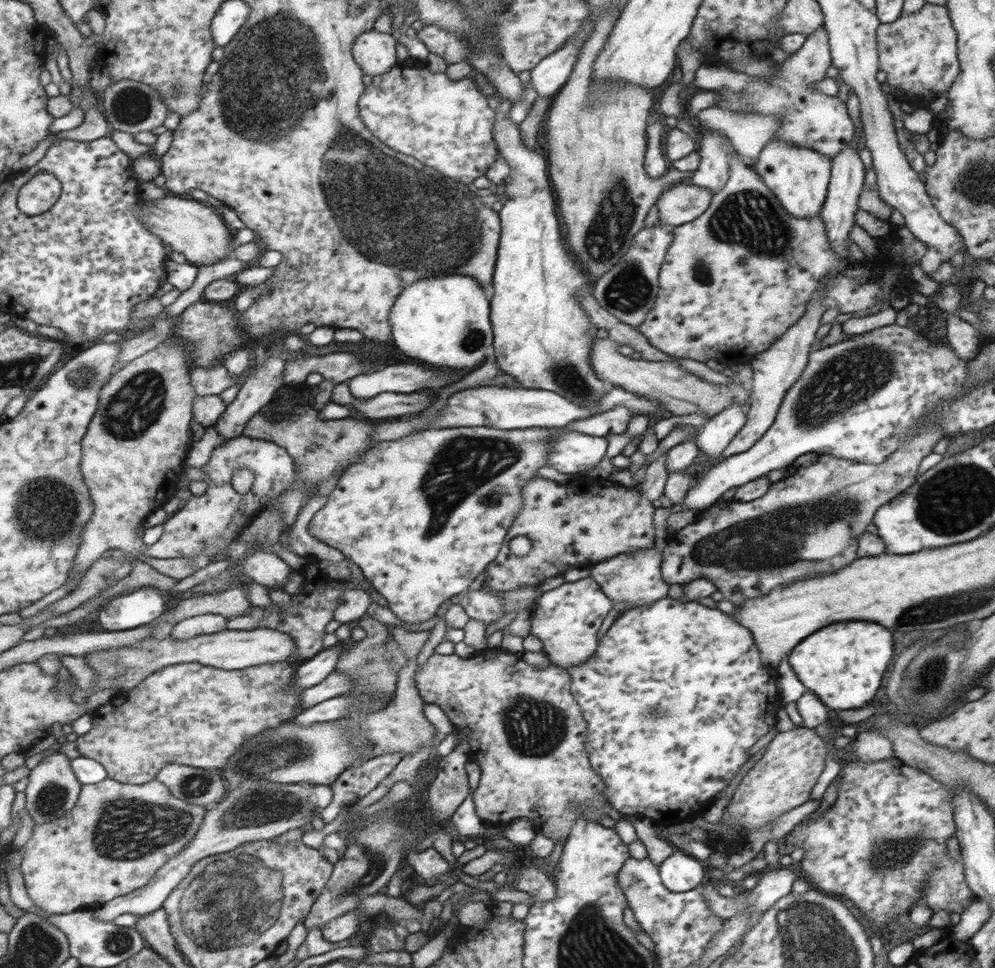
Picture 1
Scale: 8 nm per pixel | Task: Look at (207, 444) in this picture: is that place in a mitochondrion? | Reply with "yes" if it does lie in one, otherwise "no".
no

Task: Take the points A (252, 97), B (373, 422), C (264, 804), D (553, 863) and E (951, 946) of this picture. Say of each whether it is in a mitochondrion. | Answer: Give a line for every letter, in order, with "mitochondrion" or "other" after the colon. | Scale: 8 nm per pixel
A: mitochondrion
B: other
C: mitochondrion
D: other
E: other

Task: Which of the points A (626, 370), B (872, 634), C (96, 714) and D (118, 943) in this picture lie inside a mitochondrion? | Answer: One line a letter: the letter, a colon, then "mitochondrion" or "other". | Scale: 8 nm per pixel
A: other
B: other
C: other
D: mitochondrion

